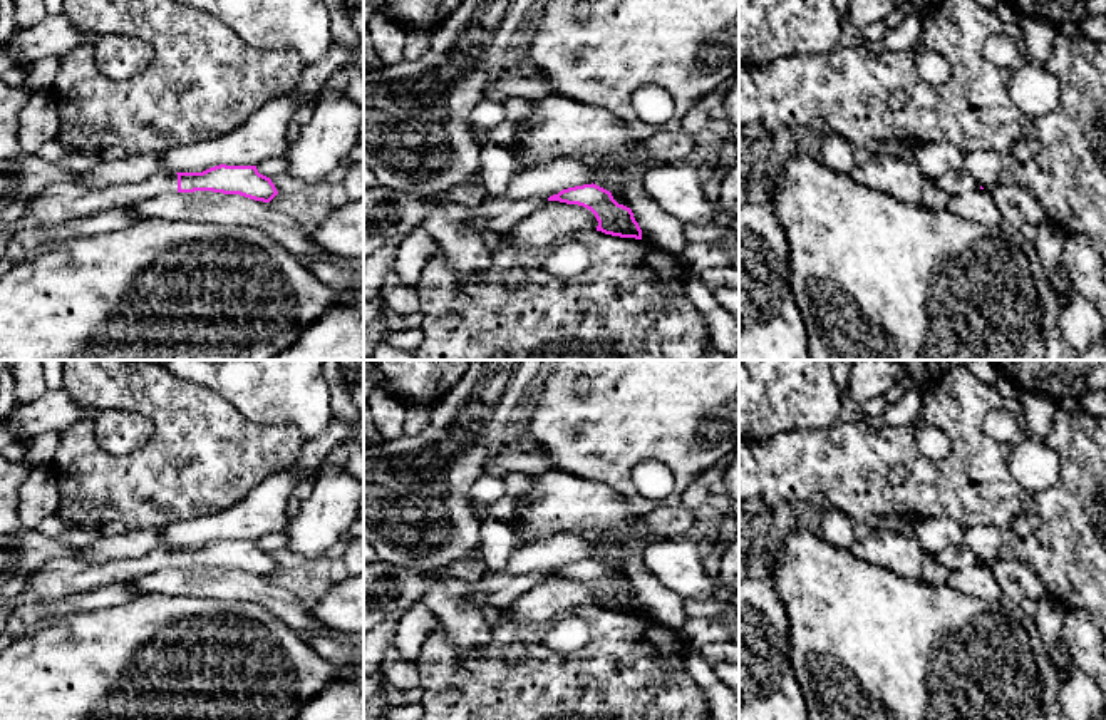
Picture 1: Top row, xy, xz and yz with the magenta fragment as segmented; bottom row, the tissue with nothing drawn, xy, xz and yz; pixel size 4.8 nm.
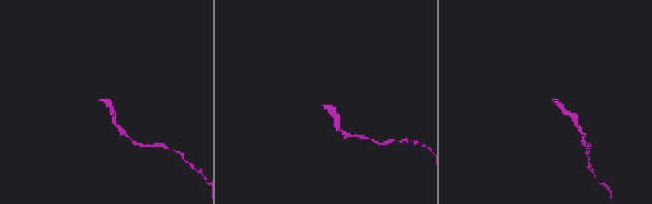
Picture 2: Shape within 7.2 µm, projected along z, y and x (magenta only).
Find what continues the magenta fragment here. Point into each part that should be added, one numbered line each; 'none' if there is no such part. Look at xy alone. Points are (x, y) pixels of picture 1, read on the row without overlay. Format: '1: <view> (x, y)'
1: xy (66, 575)

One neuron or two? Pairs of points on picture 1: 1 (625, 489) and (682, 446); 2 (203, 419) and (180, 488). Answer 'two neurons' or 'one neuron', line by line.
1: one neuron
2: one neuron

